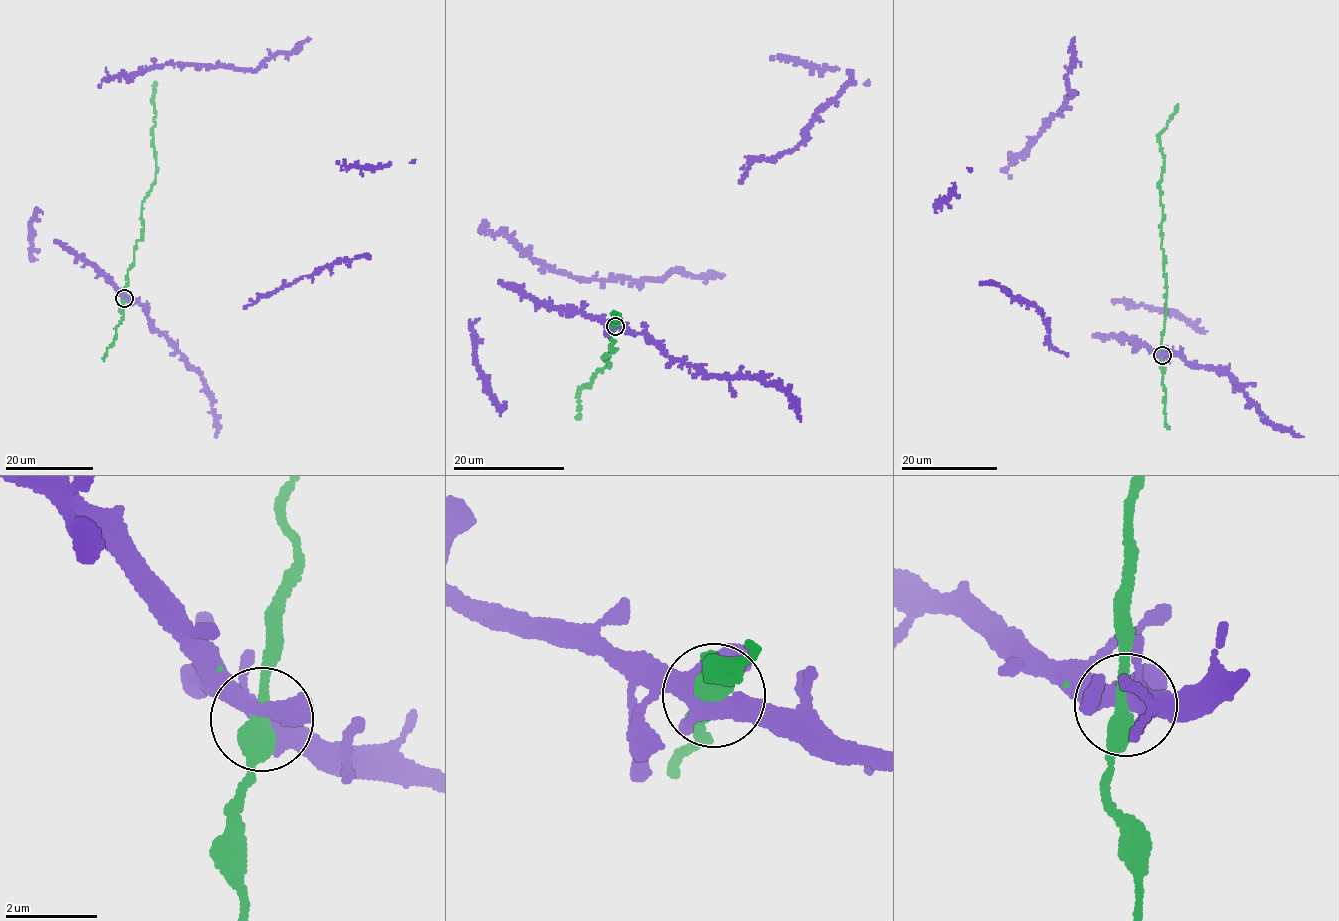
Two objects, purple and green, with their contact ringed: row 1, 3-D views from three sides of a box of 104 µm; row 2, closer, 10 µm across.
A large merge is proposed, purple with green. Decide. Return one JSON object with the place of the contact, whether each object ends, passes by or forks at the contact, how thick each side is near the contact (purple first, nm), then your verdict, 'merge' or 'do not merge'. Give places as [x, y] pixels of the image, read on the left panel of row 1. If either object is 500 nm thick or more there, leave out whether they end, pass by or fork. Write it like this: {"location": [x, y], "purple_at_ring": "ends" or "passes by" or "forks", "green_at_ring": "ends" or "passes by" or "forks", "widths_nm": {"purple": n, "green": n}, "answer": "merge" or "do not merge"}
{"location": [124, 298], "purple_at_ring": "forks", "green_at_ring": "passes by", "widths_nm": {"purple": 360, "green": 360}, "answer": "merge"}

